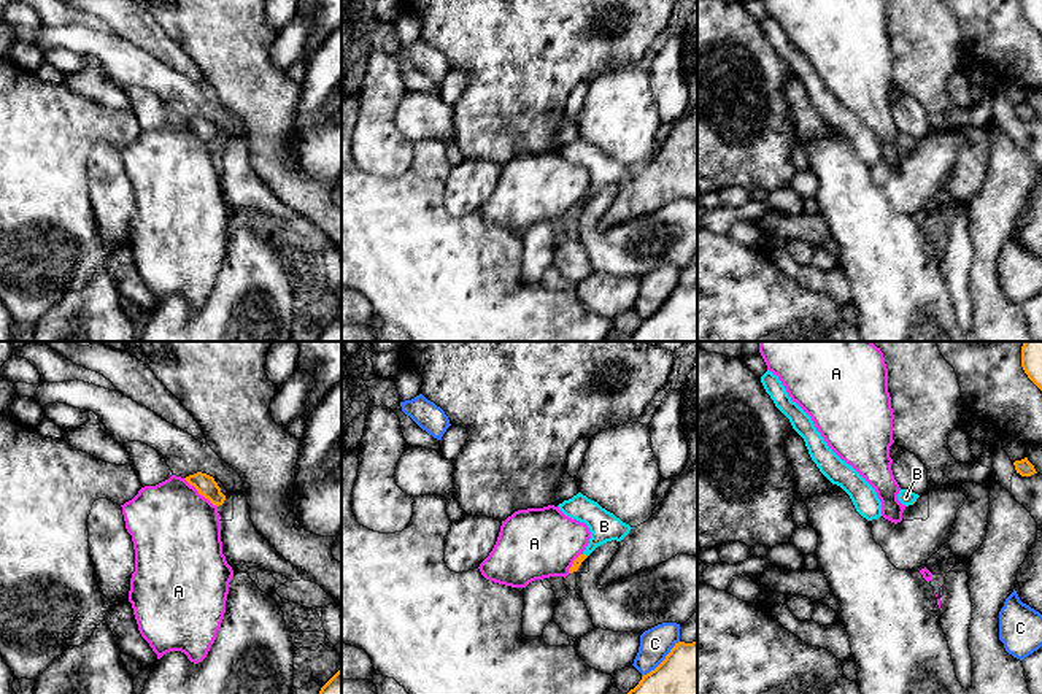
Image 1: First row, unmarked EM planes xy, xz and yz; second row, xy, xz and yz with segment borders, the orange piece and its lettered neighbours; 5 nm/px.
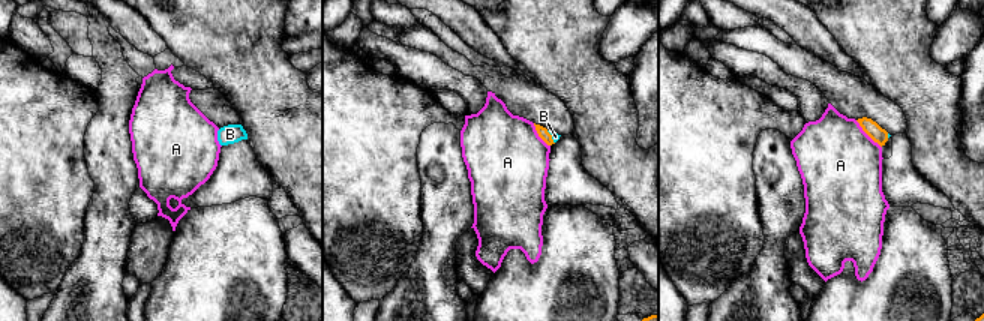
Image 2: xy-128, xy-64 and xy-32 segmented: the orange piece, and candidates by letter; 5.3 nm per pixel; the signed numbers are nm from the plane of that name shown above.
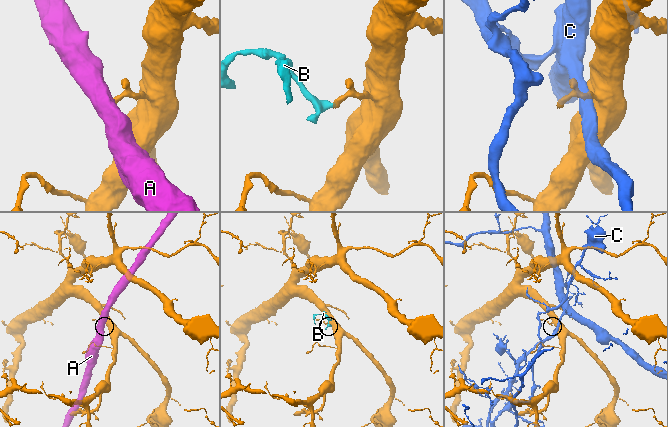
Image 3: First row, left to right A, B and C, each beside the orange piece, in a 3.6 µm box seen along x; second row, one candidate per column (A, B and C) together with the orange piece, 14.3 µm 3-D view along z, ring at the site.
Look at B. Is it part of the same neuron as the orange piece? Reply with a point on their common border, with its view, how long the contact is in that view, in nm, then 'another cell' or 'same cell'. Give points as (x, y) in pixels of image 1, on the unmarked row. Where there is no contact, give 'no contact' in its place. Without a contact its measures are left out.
xz (585, 199) | 30 nm | same cell

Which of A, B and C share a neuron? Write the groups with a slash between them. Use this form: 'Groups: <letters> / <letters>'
Groups: A / B / C

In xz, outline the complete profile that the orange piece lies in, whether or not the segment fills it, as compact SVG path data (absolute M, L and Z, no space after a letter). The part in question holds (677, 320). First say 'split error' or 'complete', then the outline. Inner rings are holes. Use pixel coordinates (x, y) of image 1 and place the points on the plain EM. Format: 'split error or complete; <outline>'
complete; M678 286L666 303L623 341L697 341L697 286Z

